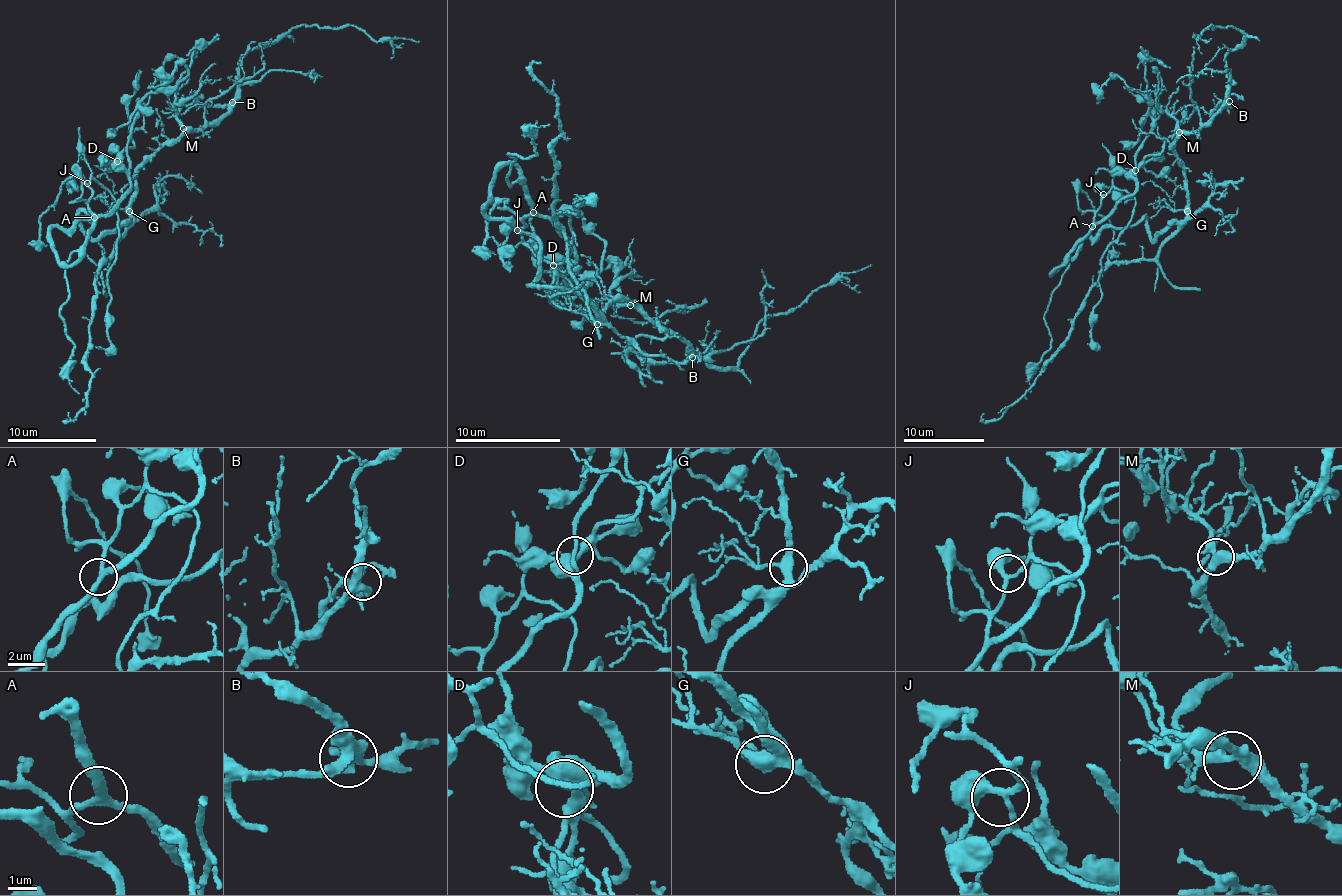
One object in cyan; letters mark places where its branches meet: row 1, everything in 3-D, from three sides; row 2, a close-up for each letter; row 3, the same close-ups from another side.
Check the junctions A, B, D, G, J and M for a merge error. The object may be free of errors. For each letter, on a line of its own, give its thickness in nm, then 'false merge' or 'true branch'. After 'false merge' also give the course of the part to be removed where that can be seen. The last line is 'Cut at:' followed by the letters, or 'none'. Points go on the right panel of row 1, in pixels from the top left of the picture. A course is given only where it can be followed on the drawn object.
A: 280 nm | true branch
B: 400 nm | true branch
D: 420 nm | true branch
G: 400 nm | true branch
J: 240 nm | true branch
M: 360 nm | true branch
Cut at: none

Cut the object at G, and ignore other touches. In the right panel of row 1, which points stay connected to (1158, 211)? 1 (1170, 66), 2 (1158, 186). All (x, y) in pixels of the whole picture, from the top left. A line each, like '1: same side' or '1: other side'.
1: other side
2: same side

